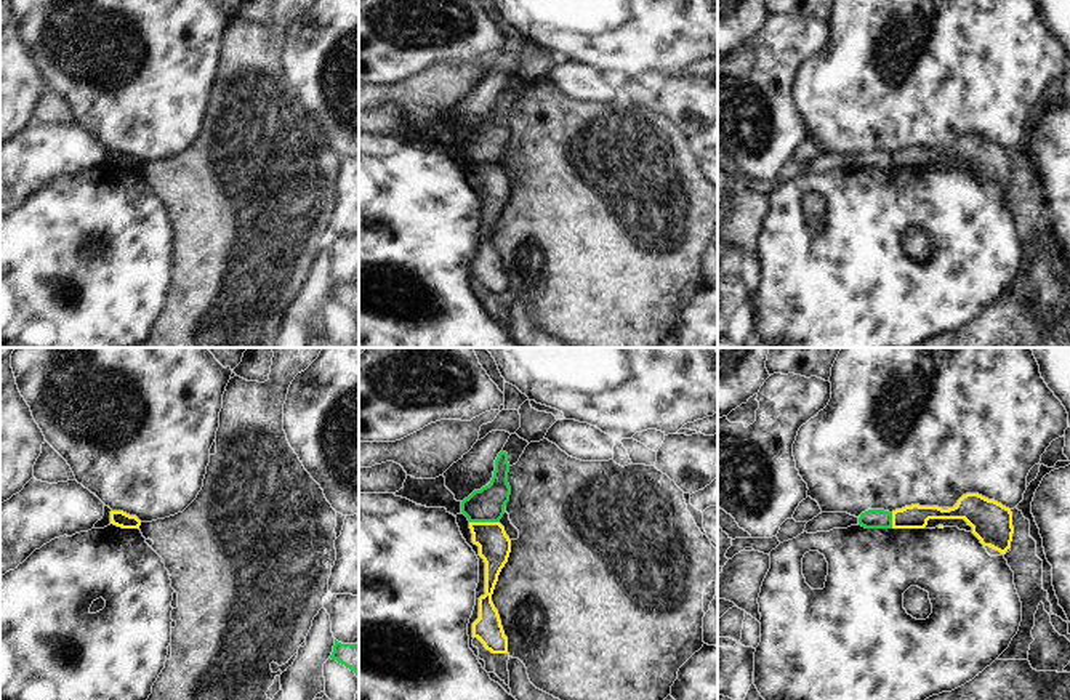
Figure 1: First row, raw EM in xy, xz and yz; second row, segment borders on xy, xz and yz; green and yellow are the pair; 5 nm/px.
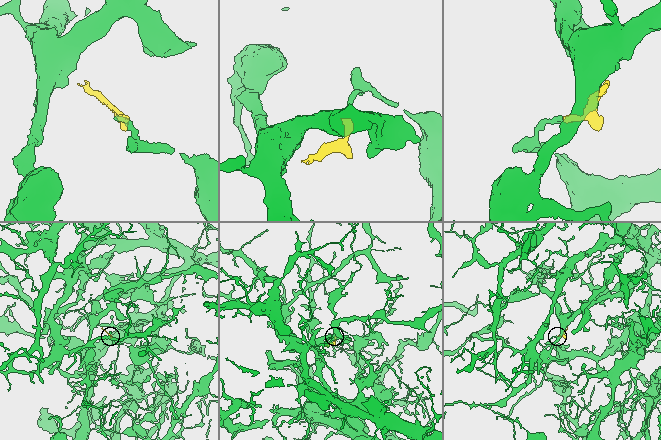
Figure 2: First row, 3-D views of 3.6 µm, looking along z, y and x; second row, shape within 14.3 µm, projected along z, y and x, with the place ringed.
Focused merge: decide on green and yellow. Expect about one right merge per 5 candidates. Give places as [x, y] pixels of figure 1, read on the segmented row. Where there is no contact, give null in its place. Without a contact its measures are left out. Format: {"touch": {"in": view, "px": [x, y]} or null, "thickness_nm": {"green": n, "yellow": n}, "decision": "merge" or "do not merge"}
{"touch": {"in": "xz", "px": [484, 521]}, "thickness_nm": {"green": 180, "yellow": 160}, "decision": "do not merge"}

